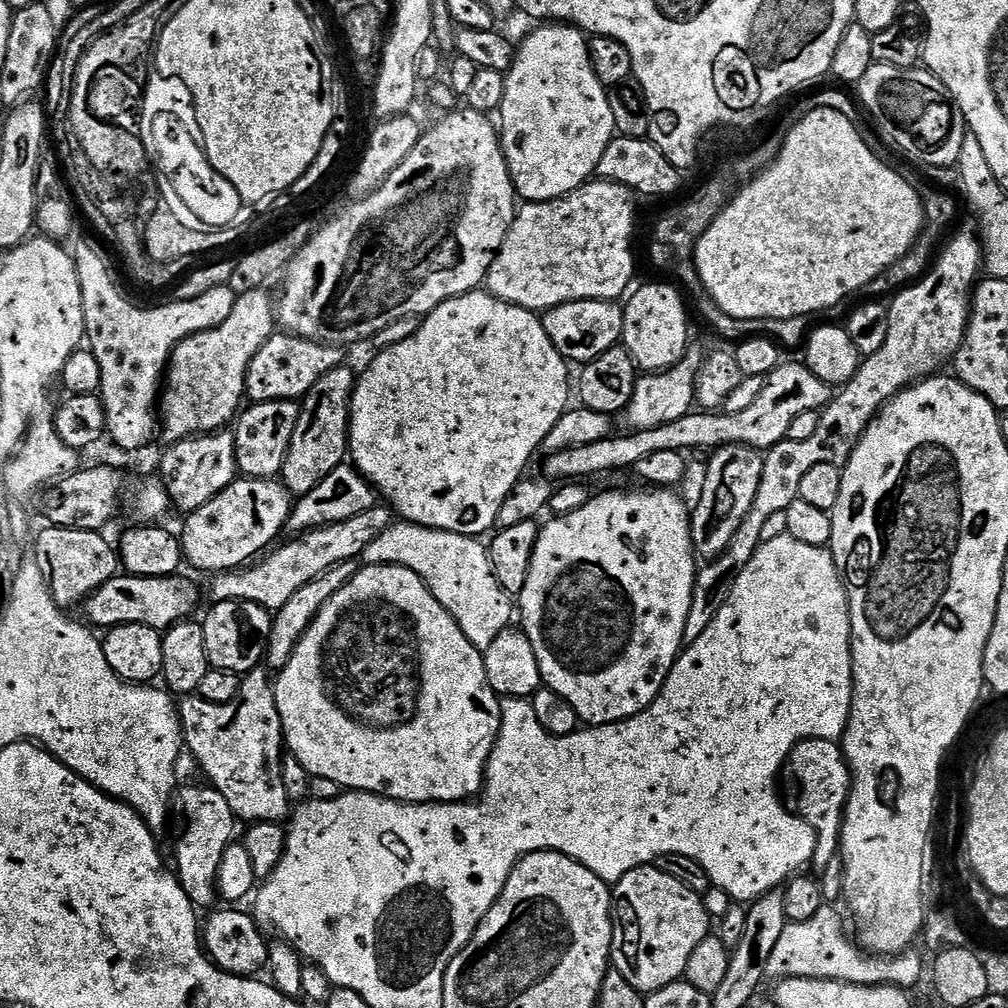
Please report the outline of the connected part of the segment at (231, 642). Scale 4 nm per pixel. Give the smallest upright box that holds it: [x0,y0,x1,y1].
[202,600,272,674]

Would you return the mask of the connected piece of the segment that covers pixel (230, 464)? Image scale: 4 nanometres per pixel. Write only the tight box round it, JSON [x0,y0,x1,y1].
[160,430,237,514]

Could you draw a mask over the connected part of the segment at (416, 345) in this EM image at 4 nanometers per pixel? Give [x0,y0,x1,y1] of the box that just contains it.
[348,290,570,537]

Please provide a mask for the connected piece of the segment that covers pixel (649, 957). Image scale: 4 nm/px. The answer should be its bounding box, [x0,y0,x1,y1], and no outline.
[611,866,710,994]

